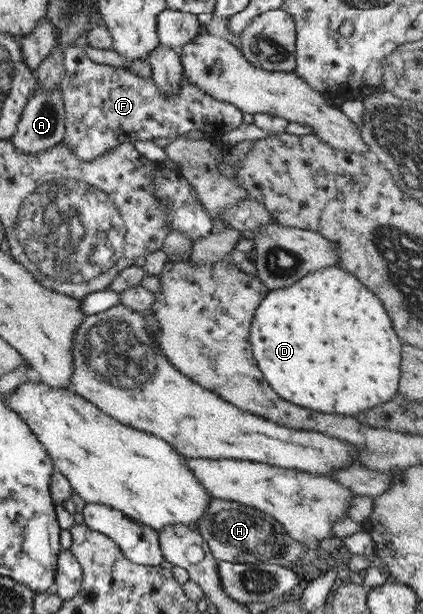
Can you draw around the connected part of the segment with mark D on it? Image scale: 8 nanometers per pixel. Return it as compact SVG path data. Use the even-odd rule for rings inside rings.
M338 266L322 267L317 271L306 273L305 277L299 281L293 282L289 286L281 289L268 290L265 297L262 297L261 303L255 308L253 319L249 326L249 343L251 344L251 353L263 379L271 385L271 389L285 401L307 407L313 411L321 413L337 413L337 415L353 415L361 409L371 409L377 403L383 403L391 399L398 391L398 379L400 376L400 347L402 341L397 338L393 331L389 316L385 313L381 301L371 291L365 289L365 286L351 273L339 269Z

